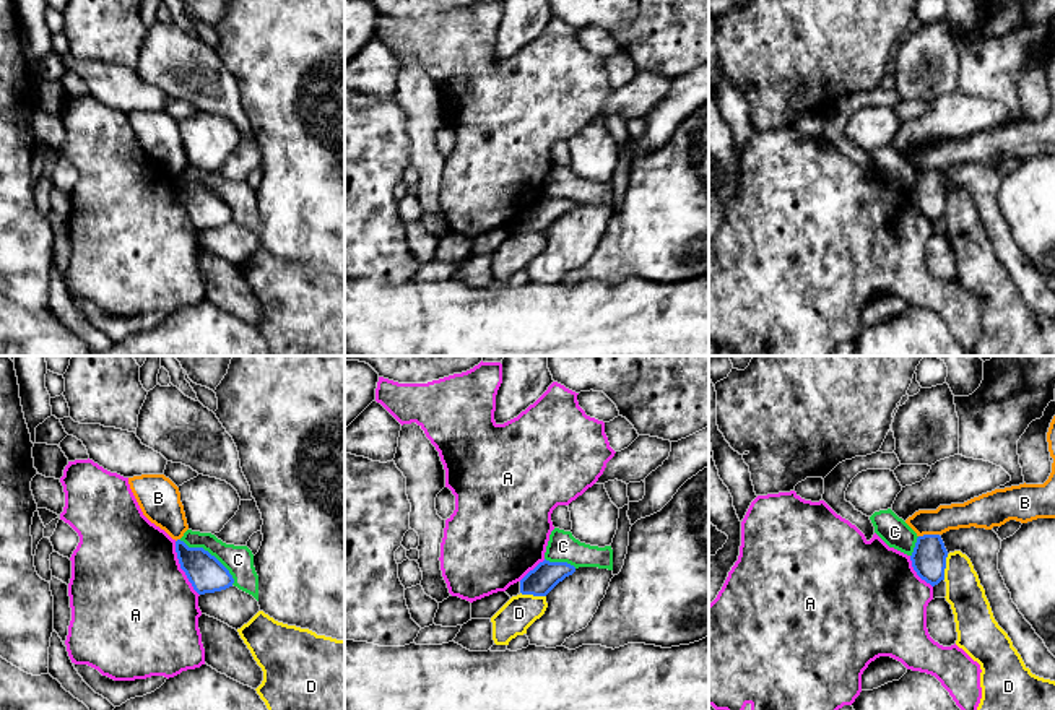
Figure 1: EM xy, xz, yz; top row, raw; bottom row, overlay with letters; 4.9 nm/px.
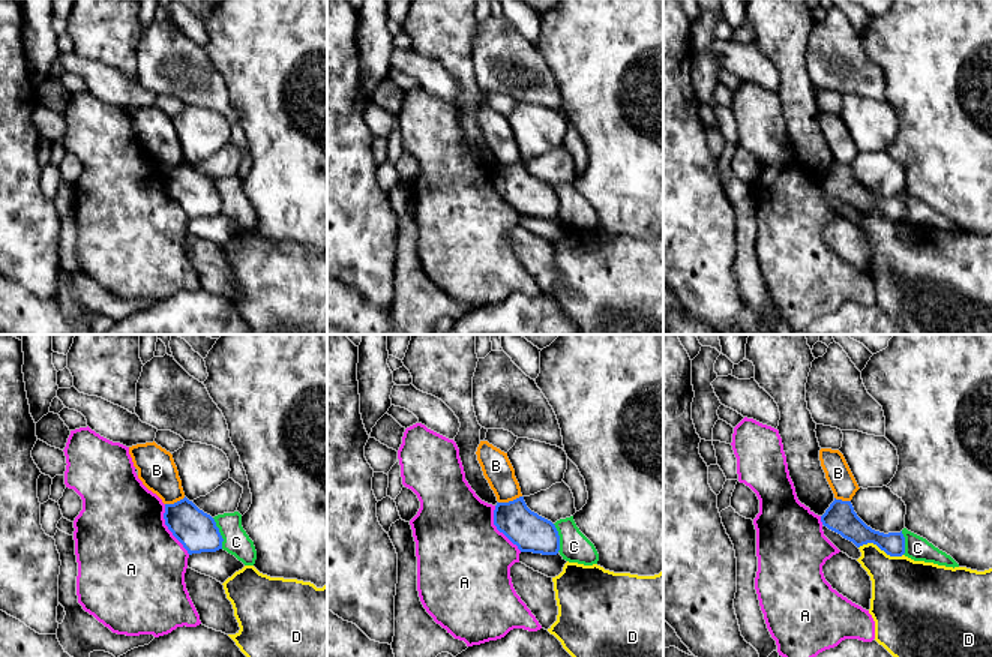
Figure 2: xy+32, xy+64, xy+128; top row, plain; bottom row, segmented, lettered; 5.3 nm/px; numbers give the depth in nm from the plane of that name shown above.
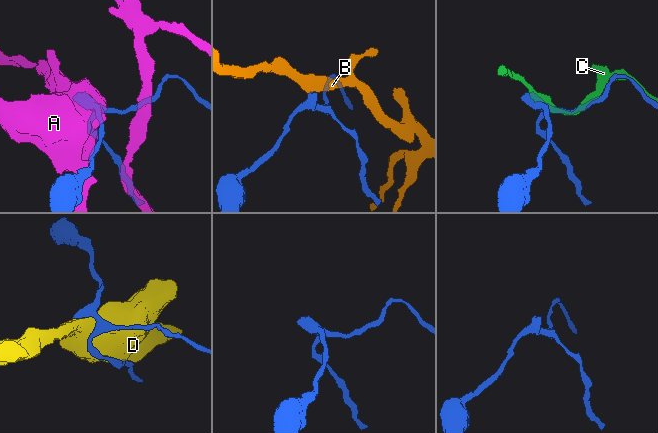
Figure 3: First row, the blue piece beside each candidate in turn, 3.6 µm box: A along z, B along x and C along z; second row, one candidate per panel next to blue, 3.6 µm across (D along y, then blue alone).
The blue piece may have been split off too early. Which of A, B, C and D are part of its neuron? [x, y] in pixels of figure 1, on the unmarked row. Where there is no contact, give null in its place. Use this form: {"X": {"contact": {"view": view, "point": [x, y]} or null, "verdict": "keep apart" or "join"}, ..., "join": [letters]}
{"A": {"contact": {"view": "xy", "point": [181, 203]}, "verdict": "keep apart"}, "B": {"contact": {"view": "yz", "point": [929, 171]}, "verdict": "keep apart"}, "C": {"contact": {"view": "xy", "point": [208, 189]}, "verdict": "keep apart"}, "D": {"contact": {"view": "xz", "point": [534, 231]}, "verdict": "keep apart"}, "join": []}

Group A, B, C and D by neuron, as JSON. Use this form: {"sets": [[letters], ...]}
{"sets": [["A"], ["B"], ["C"], ["D"]]}

